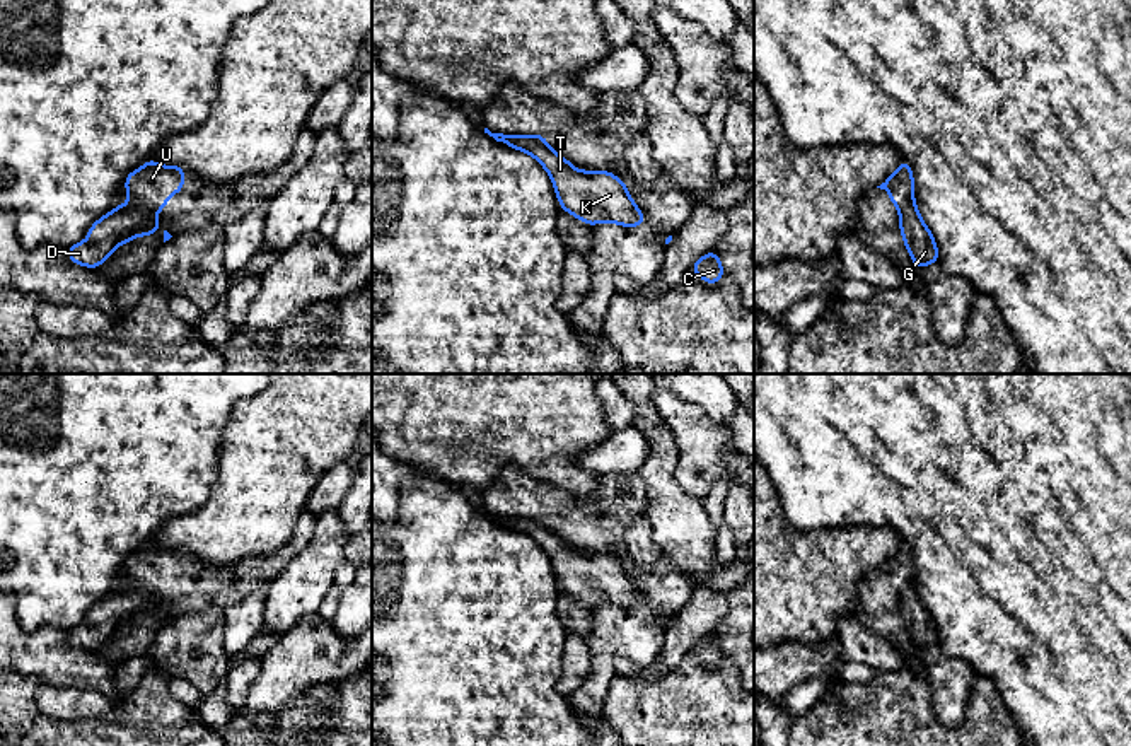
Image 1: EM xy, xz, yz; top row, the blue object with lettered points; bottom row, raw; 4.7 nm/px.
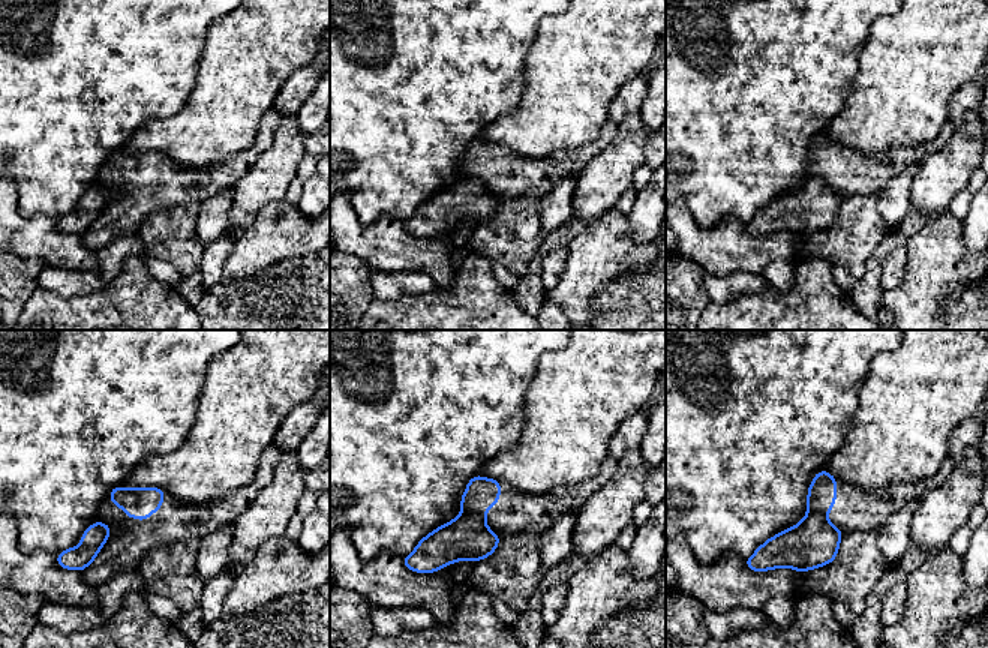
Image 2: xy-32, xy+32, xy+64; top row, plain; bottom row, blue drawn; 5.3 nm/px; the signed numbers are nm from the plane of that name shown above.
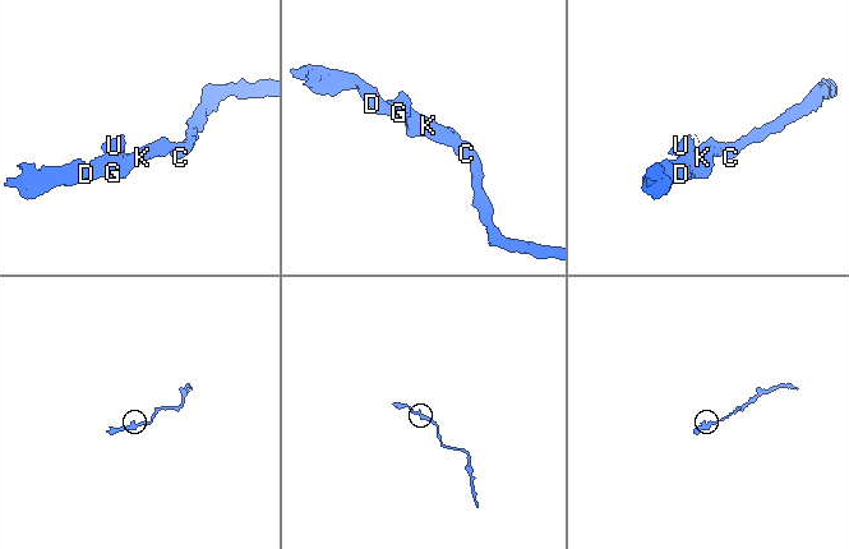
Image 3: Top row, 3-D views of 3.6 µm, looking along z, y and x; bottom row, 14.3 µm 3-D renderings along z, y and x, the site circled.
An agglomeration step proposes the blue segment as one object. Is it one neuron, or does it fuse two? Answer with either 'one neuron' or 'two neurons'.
two neurons

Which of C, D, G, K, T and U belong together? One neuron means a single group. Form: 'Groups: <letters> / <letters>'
Groups: C D G K T / U

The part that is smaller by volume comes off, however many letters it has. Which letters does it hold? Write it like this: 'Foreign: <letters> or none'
Foreign: U

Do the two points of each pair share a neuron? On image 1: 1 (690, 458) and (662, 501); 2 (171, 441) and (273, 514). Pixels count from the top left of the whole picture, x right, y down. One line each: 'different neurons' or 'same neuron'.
1: different neurons
2: different neurons

